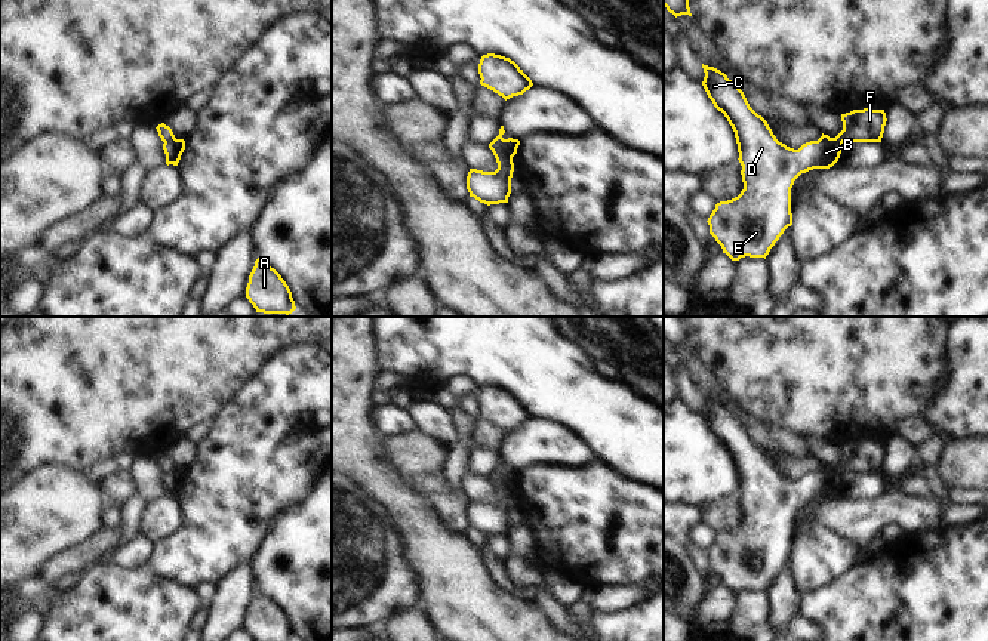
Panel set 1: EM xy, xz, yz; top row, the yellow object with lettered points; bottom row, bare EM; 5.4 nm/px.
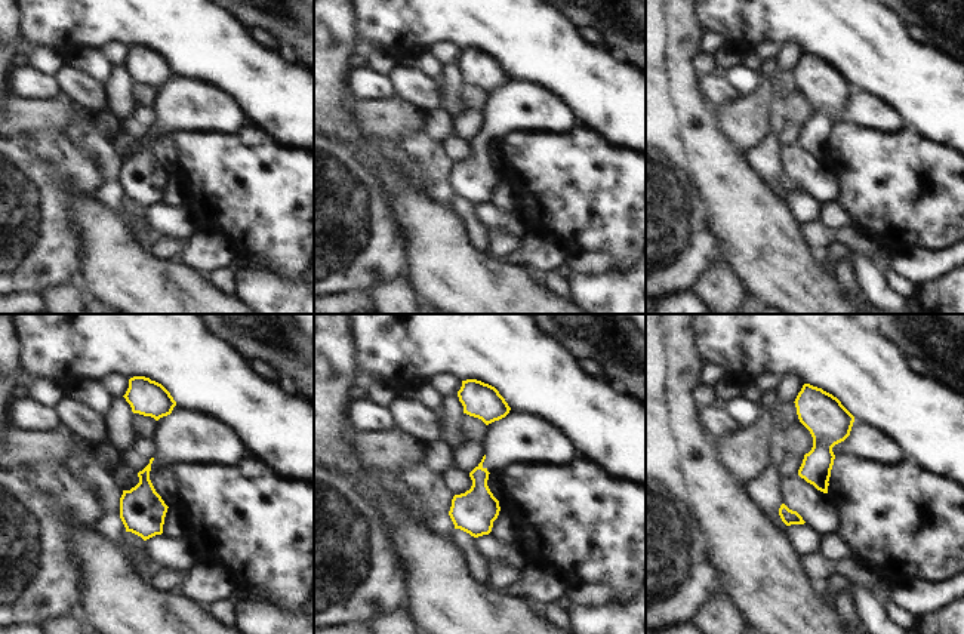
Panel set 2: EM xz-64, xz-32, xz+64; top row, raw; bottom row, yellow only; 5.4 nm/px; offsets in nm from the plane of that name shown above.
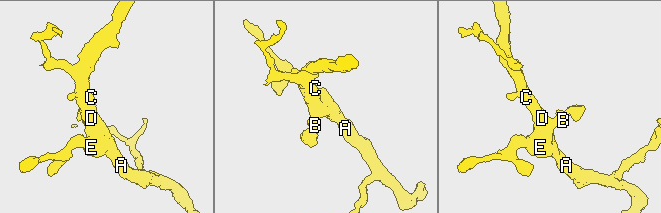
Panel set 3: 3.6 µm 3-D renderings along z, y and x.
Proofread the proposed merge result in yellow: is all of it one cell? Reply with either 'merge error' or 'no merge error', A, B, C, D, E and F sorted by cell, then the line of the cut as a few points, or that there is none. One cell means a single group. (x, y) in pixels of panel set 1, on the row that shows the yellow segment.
merge error | A B C D E / F | xz (504, 139), (504, 148), (511, 162)

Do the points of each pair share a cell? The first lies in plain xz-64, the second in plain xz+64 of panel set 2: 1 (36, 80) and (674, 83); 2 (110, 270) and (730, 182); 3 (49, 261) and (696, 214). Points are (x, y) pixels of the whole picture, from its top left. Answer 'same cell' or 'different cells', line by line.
1: different cells
2: same cell
3: same cell

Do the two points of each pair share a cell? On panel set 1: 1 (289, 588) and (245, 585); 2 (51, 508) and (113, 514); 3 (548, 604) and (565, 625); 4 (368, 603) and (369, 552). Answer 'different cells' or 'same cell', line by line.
1: different cells
2: different cells
3: same cell
4: same cell

